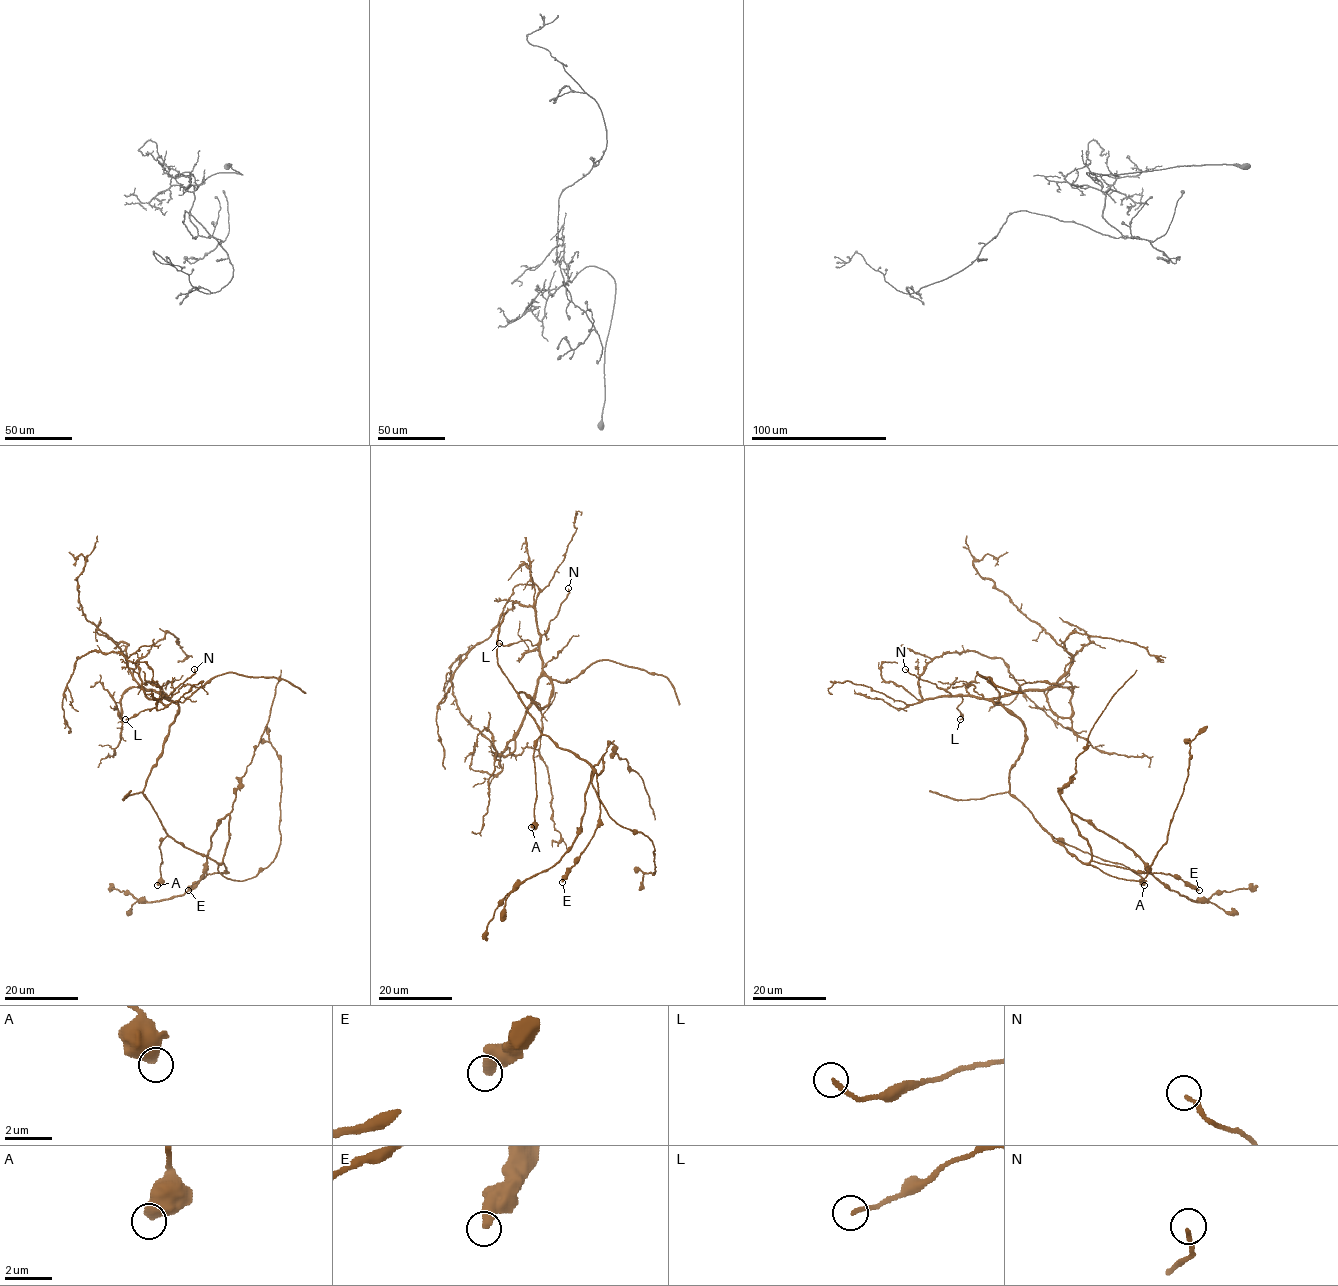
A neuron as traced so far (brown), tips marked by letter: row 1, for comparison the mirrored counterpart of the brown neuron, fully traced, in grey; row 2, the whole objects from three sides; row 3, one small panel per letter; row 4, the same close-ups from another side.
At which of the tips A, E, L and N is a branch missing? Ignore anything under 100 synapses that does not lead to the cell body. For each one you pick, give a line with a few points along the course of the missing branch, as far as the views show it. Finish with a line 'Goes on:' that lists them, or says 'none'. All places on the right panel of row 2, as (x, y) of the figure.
Goes on: none

